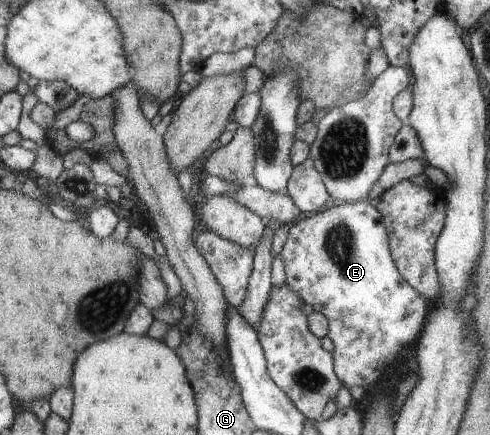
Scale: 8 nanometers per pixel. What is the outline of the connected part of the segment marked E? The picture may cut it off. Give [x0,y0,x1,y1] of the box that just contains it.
[279,199,426,388]

